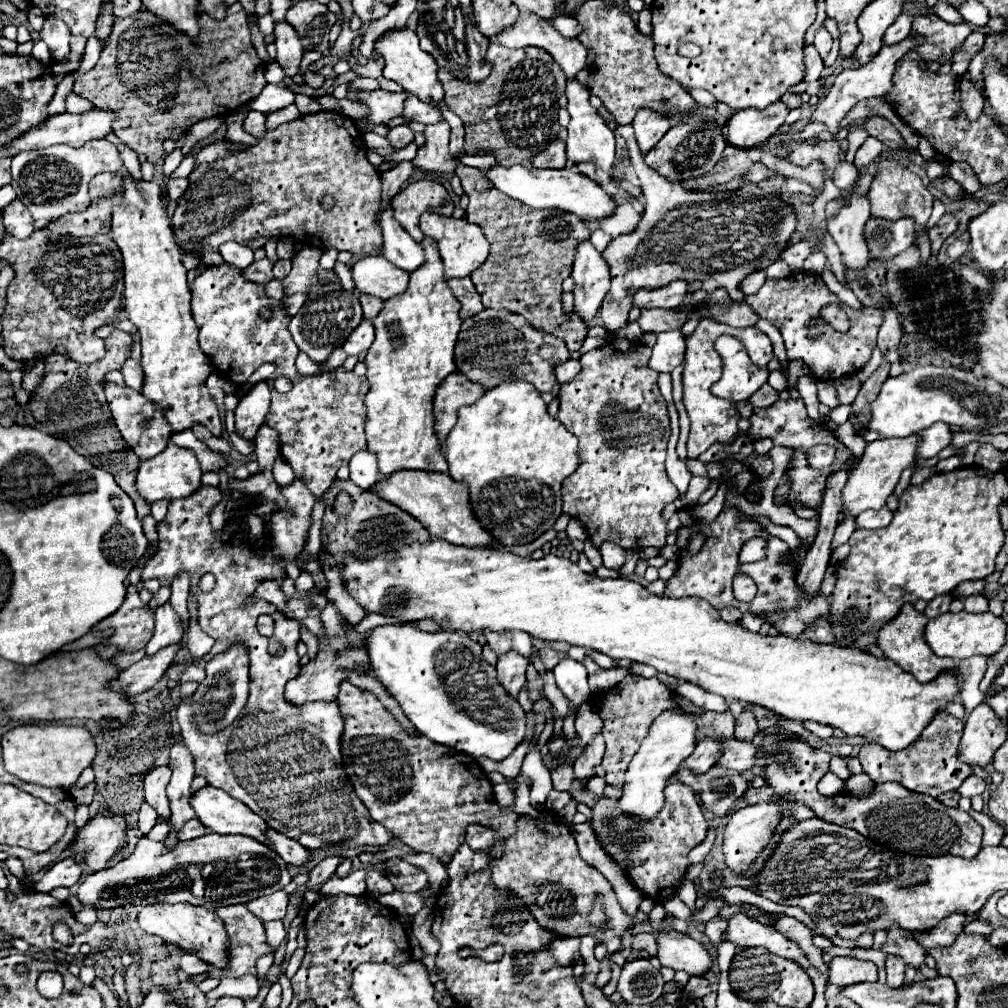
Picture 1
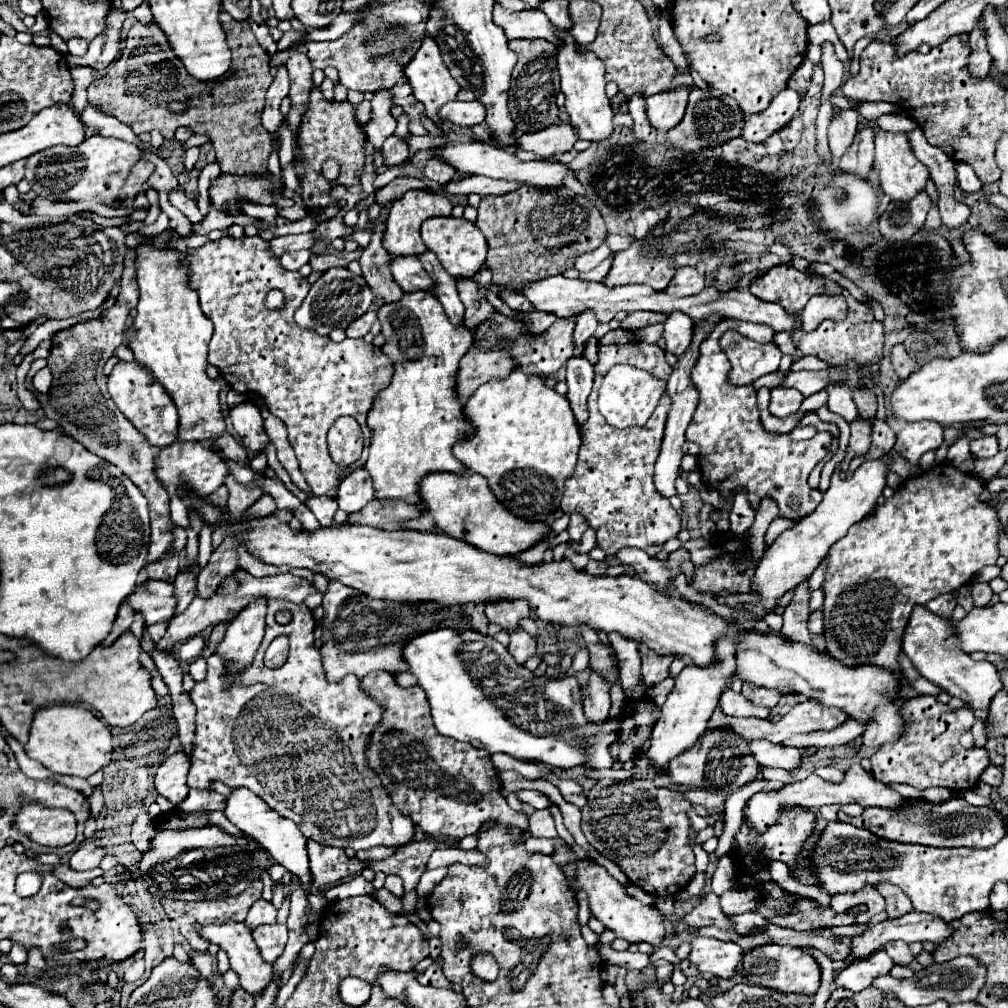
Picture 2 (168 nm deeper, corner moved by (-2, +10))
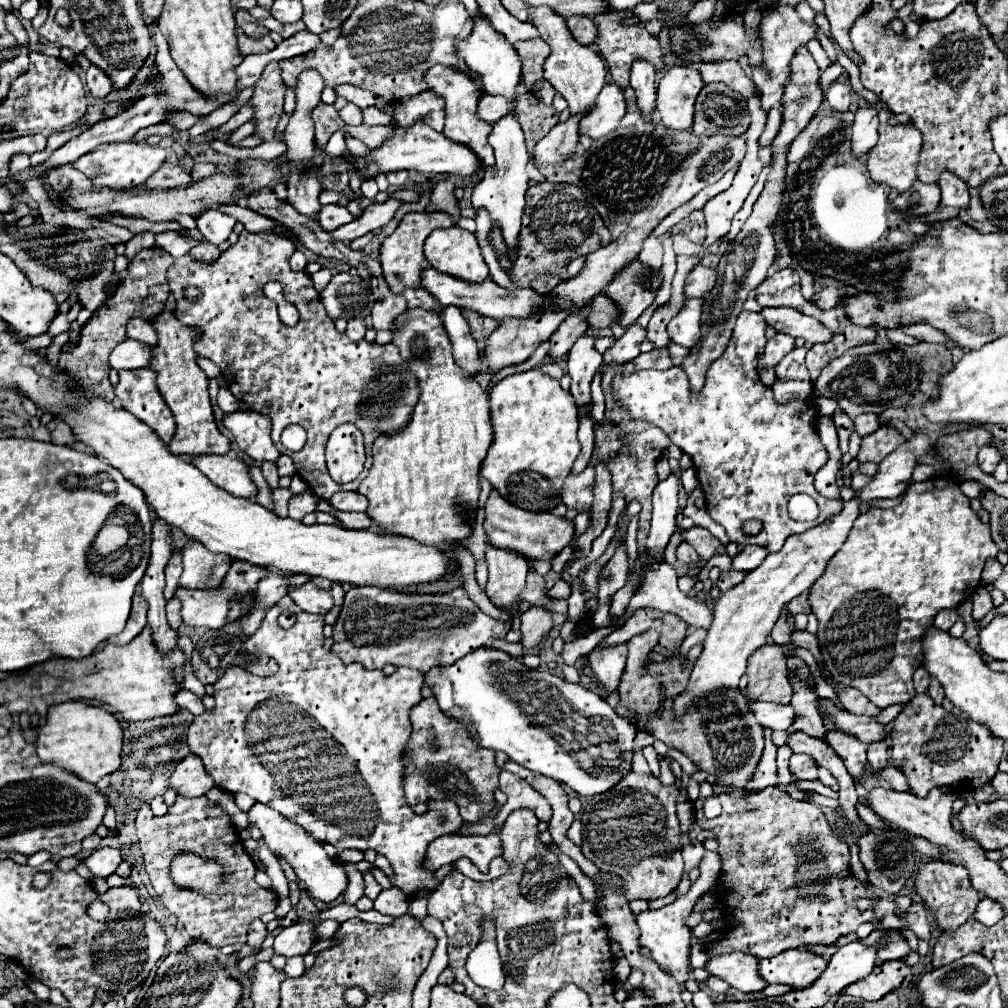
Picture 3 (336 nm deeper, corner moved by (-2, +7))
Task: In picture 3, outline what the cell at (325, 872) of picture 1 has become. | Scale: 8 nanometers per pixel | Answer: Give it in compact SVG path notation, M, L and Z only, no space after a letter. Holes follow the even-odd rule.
M336 920L320 922L320 924L318 924L318 936L322 936L322 940L324 940L324 938L332 938L332 936L338 932L338 928L340 928L340 924L338 924Z

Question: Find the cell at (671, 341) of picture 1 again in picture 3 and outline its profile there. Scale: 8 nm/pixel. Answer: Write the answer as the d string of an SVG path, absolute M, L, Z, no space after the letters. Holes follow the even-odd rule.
M704 298L686 300L684 308L668 324L668 332L670 332L672 342L686 346L686 348L692 348L698 344L698 340L702 338L702 332L700 332L702 306L704 306Z

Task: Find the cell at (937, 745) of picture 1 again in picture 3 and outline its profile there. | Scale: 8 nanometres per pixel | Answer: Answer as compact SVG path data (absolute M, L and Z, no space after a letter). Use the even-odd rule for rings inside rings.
M916 694L902 714L892 722L892 766L906 774L912 792L926 796L932 788L950 786L962 792L972 792L988 784L998 772L1004 742L990 736L990 732L970 720L960 708L946 712L934 704L930 694Z

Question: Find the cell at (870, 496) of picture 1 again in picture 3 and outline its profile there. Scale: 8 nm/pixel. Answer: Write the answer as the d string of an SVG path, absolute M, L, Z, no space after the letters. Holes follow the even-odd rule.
M858 498L844 502L844 510L838 516L832 516L824 524L814 526L814 528L806 530L804 534L790 536L790 540L786 540L786 544L780 552L768 554L766 560L762 562L762 566L758 566L754 572L748 572L746 578L738 586L720 594L720 598L714 602L714 622L704 640L704 650L694 664L688 688L674 702L674 712L678 716L682 716L686 706L690 702L696 702L698 696L704 696L706 692L712 692L718 688L736 688L738 686L738 680L746 672L748 656L756 648L760 648L768 642L770 630L774 628L776 620L780 618L780 610L792 598L810 590L810 586L826 570L828 560L842 548L854 520L858 518L858 508L860 508Z

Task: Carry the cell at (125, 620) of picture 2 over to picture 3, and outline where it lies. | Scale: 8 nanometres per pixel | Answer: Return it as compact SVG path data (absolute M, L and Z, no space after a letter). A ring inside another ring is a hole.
M138 592L134 596L134 604L132 604L132 612L130 612L130 620L128 620L126 628L120 634L112 636L108 642L110 644L128 644L128 642L132 642L144 630L146 614L148 614L148 602L142 600L142 596Z

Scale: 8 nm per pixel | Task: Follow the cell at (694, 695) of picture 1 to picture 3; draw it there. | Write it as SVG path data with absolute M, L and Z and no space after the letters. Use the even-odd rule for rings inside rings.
M750 702L750 708L754 708L756 720L770 730L788 730L796 720L796 712L792 706L772 702Z

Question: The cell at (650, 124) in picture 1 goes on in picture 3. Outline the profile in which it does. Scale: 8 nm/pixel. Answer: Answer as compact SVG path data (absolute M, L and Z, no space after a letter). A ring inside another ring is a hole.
M674 66L674 68L670 68L658 84L656 110L660 112L662 124L668 128L674 128L674 130L688 130L692 126L692 120L694 120L694 102L696 102L696 96L698 96L702 86L704 86L704 80L700 76L698 66L692 66L692 68Z

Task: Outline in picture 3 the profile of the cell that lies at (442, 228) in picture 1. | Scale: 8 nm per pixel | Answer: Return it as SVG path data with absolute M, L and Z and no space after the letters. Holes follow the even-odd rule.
M458 226L434 230L424 244L424 256L434 270L472 284L490 276L474 234Z

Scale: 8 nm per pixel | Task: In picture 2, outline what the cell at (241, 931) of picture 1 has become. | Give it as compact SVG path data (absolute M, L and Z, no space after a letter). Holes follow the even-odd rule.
M258 925L252 931L252 937L258 945L258 951L262 955L264 961L274 961L276 957L280 957L280 953L284 951L286 947L286 941L288 941L288 931L286 931L286 925Z

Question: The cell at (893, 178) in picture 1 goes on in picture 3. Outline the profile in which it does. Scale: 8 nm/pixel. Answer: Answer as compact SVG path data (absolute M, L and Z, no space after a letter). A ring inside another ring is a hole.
M880 124L878 142L866 156L866 168L874 182L888 184L898 192L906 192L916 182L918 154L922 150L922 134L912 124Z

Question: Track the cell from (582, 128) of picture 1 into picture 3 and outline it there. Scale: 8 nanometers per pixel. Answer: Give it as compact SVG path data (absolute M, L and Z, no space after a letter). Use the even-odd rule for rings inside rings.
M550 6L530 8L530 22L538 28L540 38L550 46L550 54L544 60L544 78L556 88L556 92L564 96L572 114L584 112L588 106L594 106L598 92L606 84L606 68L602 58L590 46L582 46L580 42L574 40L574 36L566 26L566 20L554 8Z

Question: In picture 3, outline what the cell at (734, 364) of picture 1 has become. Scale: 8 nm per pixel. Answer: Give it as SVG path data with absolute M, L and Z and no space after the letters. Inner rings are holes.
M776 332L776 336L772 340L768 340L766 344L766 352L758 358L758 370L764 370L764 368L774 368L778 366L778 362L794 350L794 338L784 334L784 332Z

